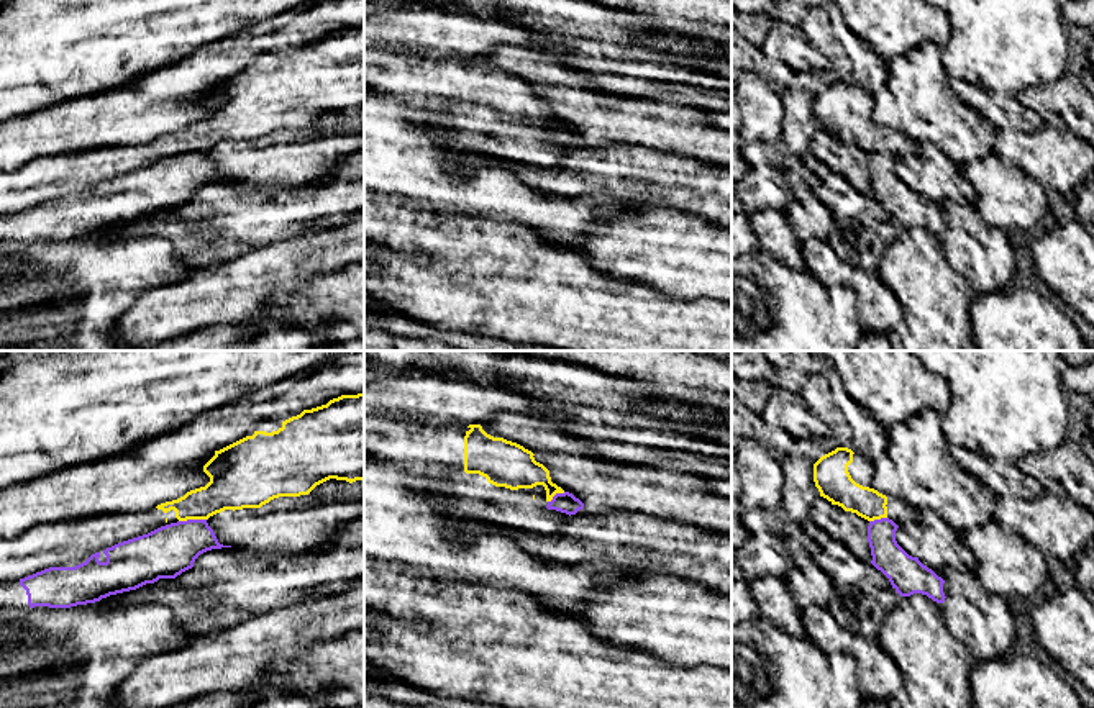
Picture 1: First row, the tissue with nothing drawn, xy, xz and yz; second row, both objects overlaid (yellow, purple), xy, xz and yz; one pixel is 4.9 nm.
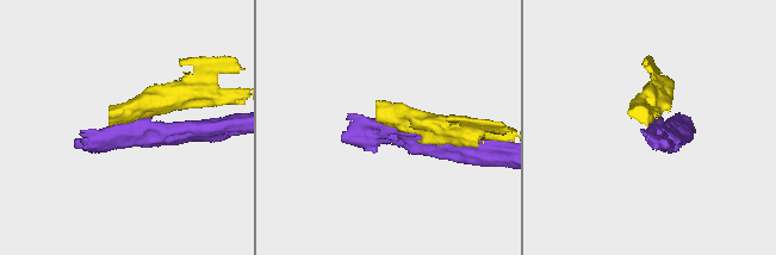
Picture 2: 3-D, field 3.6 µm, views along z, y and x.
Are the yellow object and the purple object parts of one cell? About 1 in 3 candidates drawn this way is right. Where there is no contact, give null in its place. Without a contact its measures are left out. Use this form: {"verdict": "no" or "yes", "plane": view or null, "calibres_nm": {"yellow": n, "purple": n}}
{"verdict": "no", "plane": "xy", "calibres_nm": {"yellow": 220, "purple": 260}}

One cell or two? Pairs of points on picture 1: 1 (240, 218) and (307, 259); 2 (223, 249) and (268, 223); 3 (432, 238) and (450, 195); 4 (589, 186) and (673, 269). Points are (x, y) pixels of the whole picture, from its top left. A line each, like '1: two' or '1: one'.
1: two
2: one
3: two
4: two

